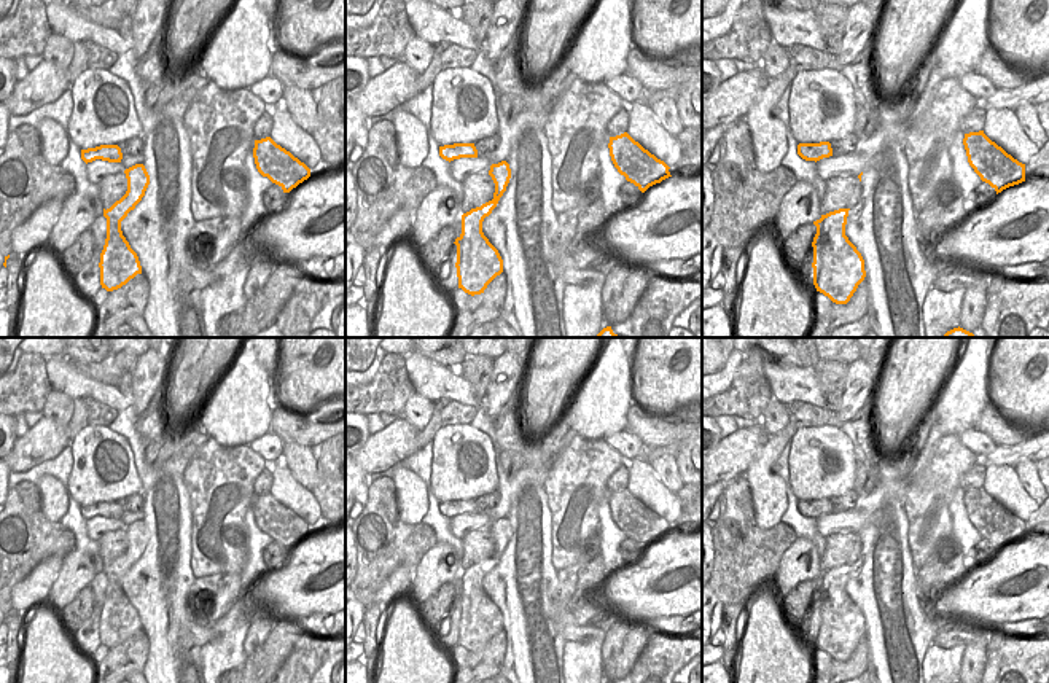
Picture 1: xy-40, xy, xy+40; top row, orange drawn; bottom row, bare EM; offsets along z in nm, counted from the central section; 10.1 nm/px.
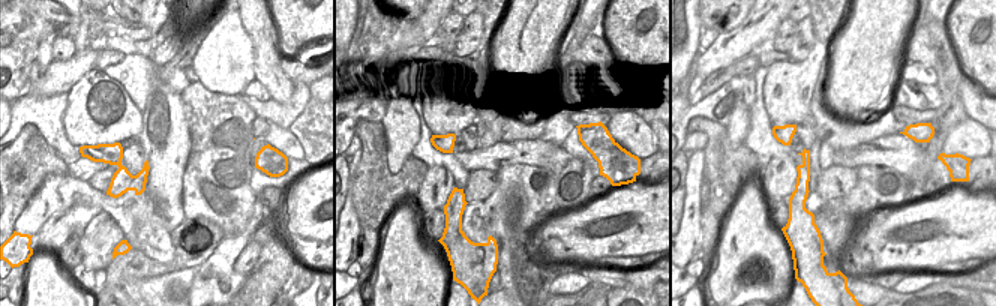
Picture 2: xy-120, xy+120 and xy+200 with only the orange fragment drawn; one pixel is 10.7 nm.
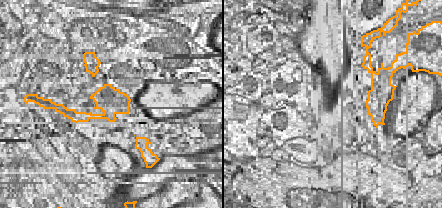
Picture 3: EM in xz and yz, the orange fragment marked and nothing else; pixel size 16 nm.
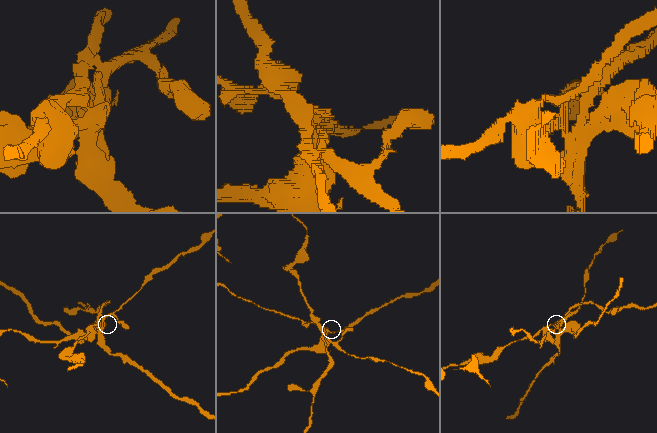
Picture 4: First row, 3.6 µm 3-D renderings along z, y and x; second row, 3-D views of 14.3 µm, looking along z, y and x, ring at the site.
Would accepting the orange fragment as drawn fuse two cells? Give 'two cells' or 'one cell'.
two cells

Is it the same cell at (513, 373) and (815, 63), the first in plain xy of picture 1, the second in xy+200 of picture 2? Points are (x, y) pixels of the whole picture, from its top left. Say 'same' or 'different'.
different

